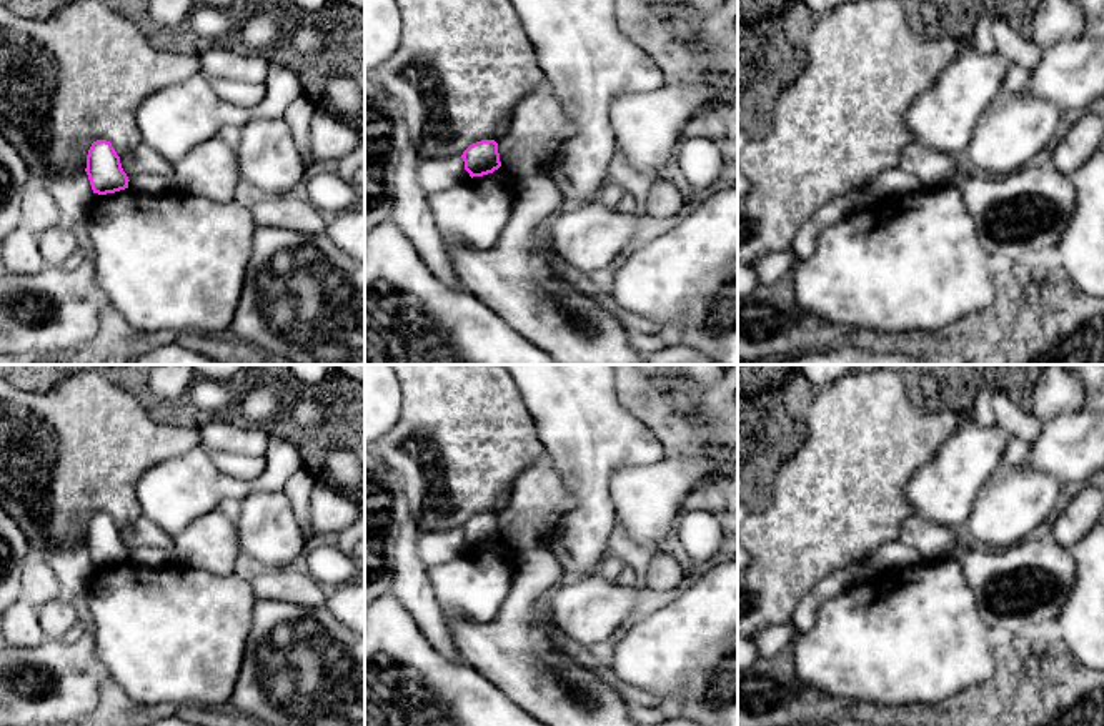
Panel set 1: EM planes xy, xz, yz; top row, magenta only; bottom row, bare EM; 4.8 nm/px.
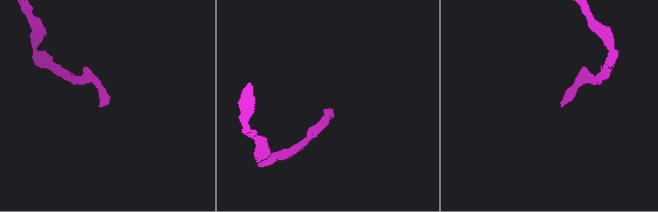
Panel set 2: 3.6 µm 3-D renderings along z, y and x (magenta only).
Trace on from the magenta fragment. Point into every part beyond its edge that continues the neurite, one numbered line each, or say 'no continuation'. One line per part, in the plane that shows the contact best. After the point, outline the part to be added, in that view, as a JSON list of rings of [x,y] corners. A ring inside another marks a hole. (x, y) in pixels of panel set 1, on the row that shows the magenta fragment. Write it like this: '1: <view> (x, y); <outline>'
no continuation

